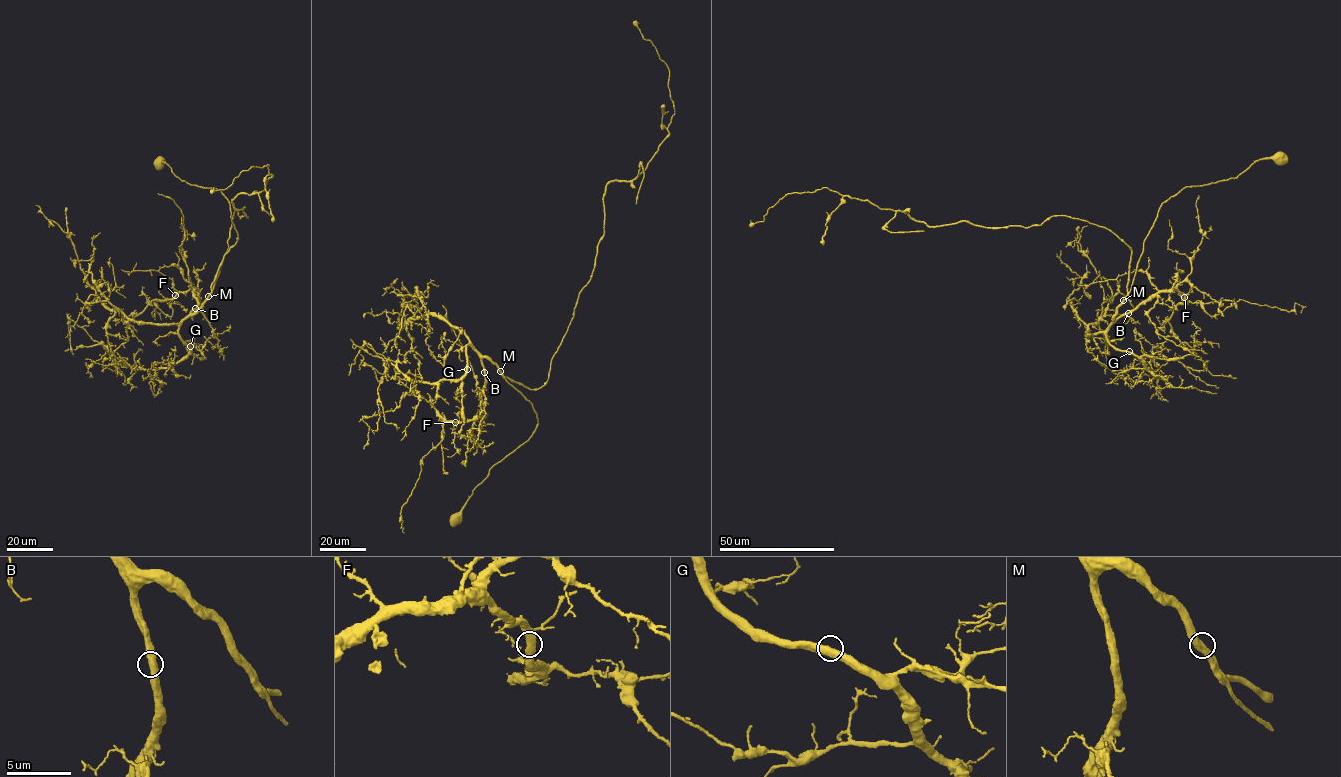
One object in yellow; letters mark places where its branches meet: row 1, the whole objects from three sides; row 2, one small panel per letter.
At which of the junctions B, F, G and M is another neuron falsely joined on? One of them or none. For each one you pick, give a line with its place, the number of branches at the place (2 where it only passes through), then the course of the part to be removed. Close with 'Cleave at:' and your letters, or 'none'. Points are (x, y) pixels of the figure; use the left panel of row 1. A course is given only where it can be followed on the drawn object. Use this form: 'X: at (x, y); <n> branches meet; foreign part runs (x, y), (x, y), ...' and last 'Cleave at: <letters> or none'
Cleave at: none

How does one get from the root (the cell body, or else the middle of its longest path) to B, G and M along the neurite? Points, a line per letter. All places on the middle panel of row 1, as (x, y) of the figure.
B: (456, 517), (491, 468), (528, 441), (538, 423), (529, 401), (486, 357), (481, 360), (484, 372)
G: (456, 517), (491, 468), (528, 441), (538, 422), (529, 401), (506, 381), (495, 363), (469, 345), (467, 369)
M: (456, 517), (491, 468), (528, 441), (538, 423), (531, 403), (508, 384), (500, 371)

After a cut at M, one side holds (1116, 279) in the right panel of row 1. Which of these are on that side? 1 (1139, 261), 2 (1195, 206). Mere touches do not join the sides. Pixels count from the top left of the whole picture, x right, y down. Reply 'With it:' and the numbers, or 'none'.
With it: 2

